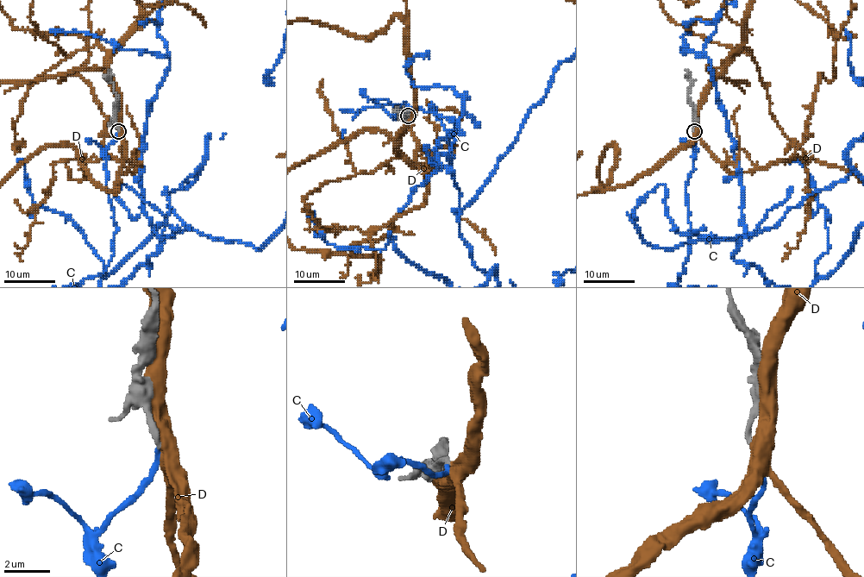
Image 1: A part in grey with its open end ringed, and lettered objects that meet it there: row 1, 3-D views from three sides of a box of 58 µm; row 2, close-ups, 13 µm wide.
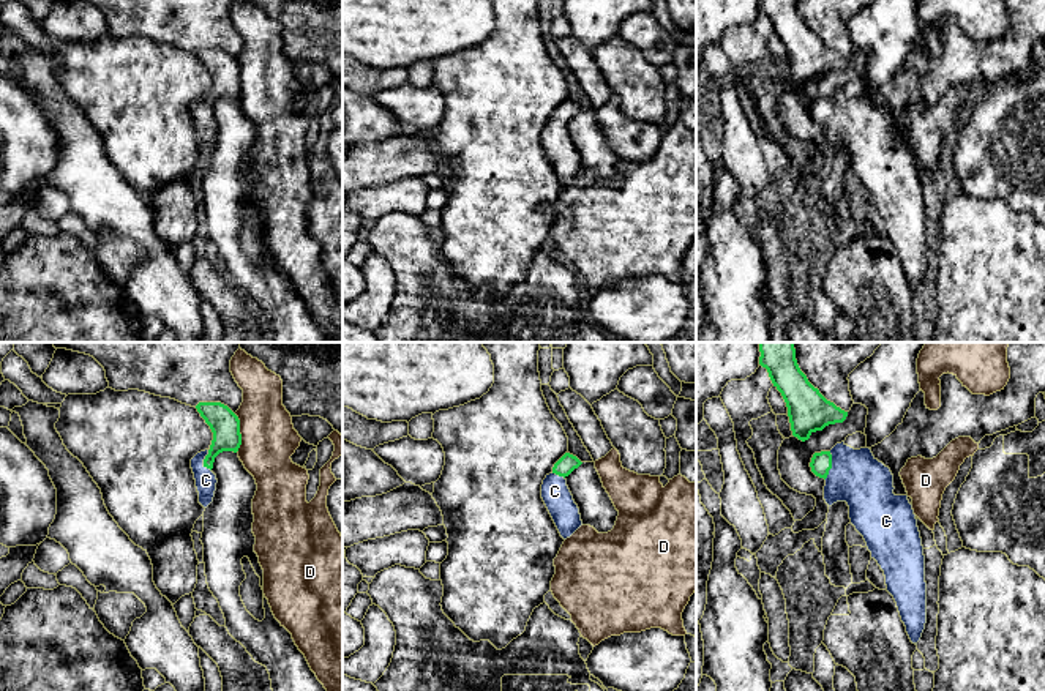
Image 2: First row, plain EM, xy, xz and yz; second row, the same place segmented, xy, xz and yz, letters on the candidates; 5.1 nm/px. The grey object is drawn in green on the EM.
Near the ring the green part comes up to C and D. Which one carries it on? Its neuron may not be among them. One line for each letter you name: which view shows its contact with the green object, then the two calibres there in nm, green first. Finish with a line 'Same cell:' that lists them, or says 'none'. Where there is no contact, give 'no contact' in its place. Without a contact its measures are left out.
C: contact in yz; calibres 110 and 280 nm
Same cell: C

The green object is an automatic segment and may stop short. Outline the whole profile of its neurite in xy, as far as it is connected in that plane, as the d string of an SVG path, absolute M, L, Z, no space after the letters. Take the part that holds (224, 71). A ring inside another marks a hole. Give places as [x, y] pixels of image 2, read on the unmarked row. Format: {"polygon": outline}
{"polygon": "M199 49L196 55L213 79L210 95L191 106L199 150L207 155L213 148L218 129L216 121L212 118L215 104L223 98L237 99L242 92L242 80L238 63L227 52L221 49Z"}

